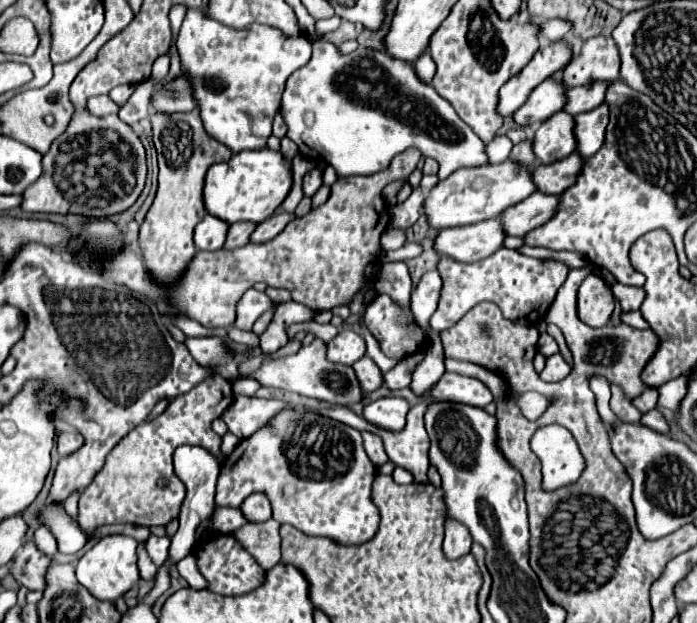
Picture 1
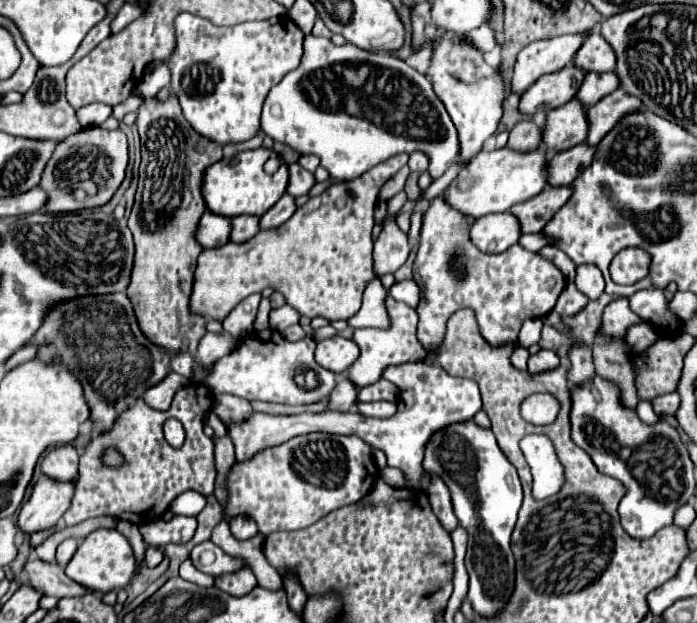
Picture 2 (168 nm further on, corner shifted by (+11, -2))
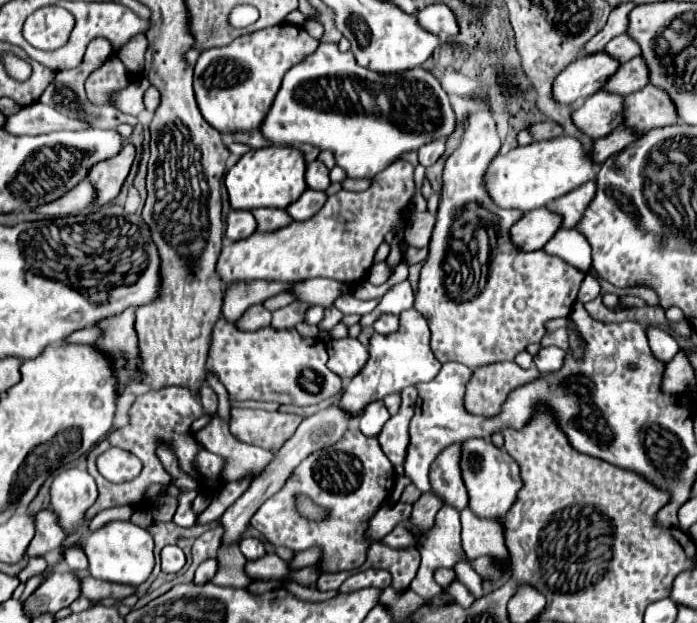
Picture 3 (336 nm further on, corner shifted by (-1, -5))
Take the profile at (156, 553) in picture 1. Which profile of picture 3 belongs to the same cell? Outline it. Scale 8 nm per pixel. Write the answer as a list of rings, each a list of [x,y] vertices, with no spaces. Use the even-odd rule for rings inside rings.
[[[166,546],[166,548],[162,548],[160,558],[162,558],[162,572],[166,572],[166,574],[180,572],[182,566],[184,566],[184,562],[186,562],[184,552],[178,546]]]

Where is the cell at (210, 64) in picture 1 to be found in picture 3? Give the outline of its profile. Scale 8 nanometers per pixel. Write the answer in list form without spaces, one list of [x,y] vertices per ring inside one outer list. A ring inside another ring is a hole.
[[[280,24],[240,36],[228,46],[204,50],[194,66],[194,92],[204,120],[222,134],[258,130],[272,108],[284,74],[304,62],[318,44],[304,28]]]

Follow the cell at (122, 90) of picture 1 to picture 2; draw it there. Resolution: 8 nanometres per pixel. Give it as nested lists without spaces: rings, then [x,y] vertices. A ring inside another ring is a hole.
[[[90,103],[90,105],[86,105],[86,107],[76,111],[76,119],[86,129],[90,125],[96,127],[96,125],[104,123],[110,117],[110,113],[112,113],[112,107],[102,105],[102,103]]]

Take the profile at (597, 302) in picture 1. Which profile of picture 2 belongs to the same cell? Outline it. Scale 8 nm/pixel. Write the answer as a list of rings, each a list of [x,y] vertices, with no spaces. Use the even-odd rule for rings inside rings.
[[[570,283],[570,285],[562,291],[562,295],[560,295],[558,303],[556,303],[556,313],[560,313],[562,317],[574,315],[574,313],[578,313],[586,303],[588,303],[588,297],[586,297],[584,293],[580,293],[580,291],[574,287],[574,283]]]

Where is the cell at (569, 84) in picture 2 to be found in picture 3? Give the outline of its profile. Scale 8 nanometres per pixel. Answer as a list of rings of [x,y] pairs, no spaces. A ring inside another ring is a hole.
[[[604,52],[578,58],[556,76],[552,98],[558,104],[574,106],[596,94],[604,86],[604,82],[616,72],[616,68],[618,62]]]

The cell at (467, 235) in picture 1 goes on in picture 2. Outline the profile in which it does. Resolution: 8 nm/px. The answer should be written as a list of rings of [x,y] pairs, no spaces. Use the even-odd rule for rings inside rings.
[[[512,213],[480,217],[470,231],[474,245],[484,253],[502,253],[516,245],[520,235],[520,223]]]

